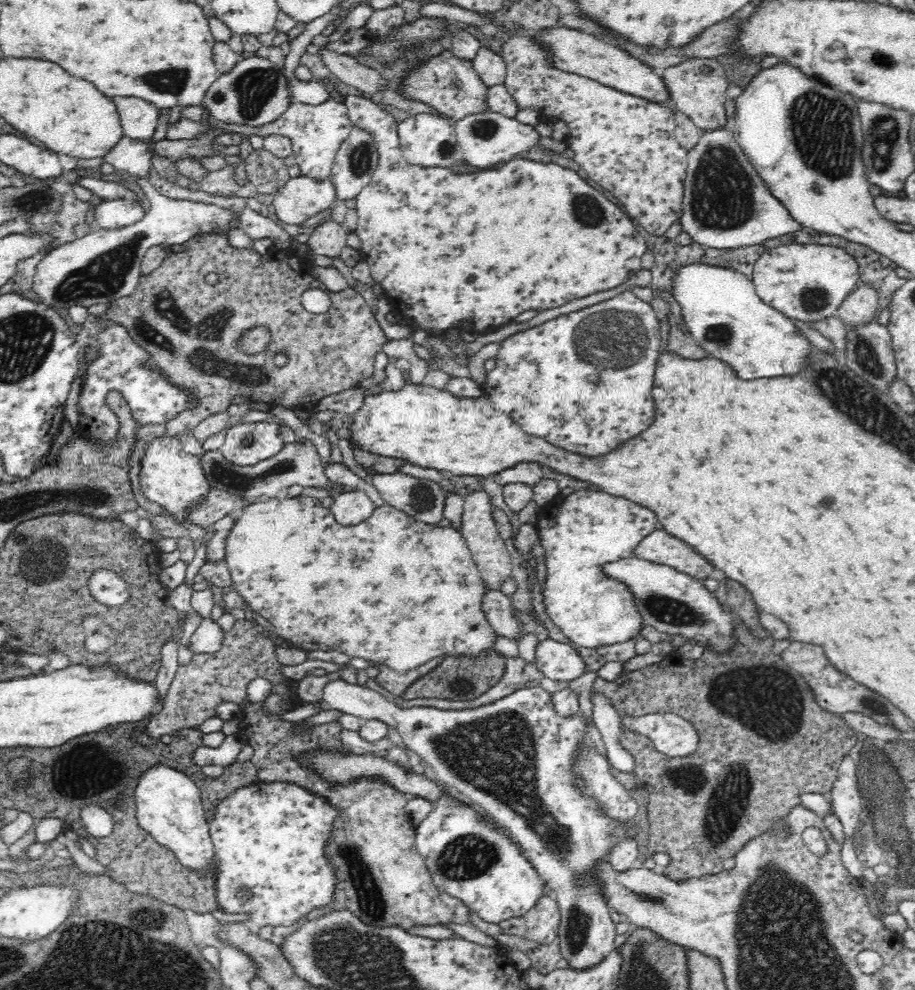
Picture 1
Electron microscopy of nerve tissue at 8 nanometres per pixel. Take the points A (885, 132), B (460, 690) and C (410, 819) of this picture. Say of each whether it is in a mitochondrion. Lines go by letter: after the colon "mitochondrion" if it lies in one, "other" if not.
A: mitochondrion
B: mitochondrion
C: other

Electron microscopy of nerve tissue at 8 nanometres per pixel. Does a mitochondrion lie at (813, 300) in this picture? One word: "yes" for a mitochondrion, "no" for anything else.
yes

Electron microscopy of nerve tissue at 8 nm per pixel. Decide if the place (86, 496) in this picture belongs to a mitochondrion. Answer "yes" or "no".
yes

